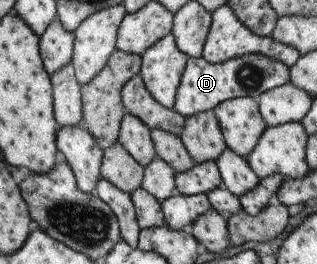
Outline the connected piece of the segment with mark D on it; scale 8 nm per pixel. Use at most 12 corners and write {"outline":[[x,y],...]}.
{"outline":[[256,53],[221,63],[188,57],[173,109],[188,118],[288,83]]}

